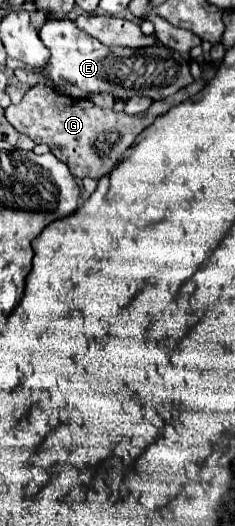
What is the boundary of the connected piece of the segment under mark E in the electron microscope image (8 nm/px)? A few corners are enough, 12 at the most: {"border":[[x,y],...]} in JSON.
{"border":[[48,19],[40,73],[60,95],[160,101],[194,81],[162,43],[108,47]]}

